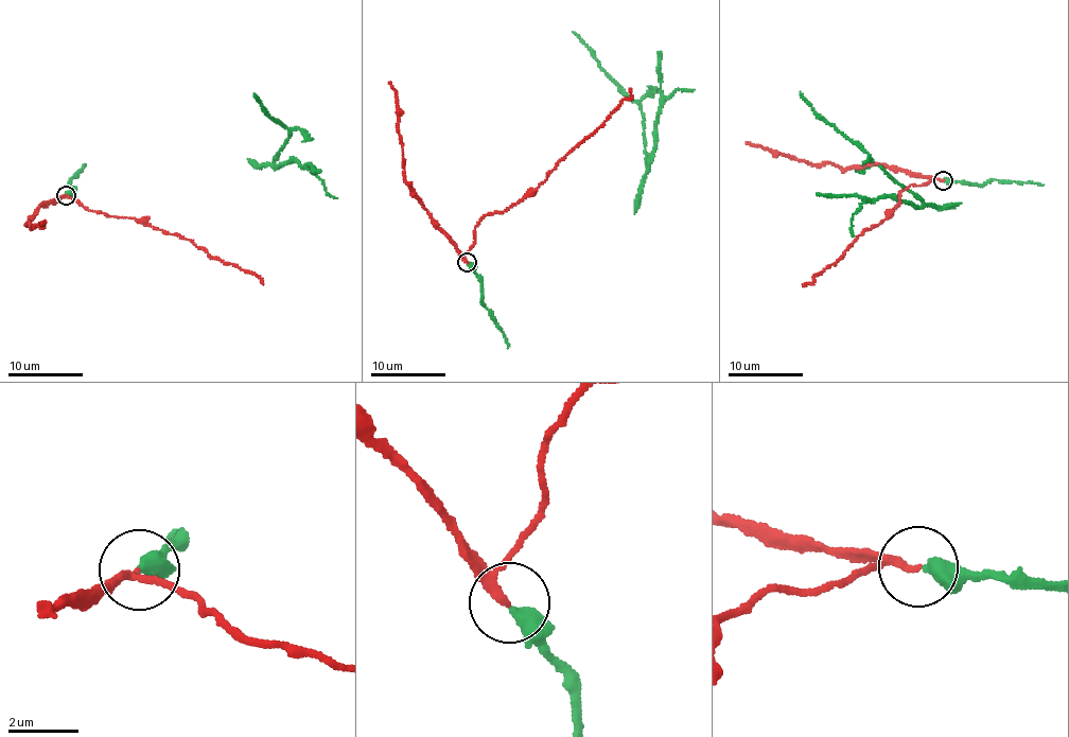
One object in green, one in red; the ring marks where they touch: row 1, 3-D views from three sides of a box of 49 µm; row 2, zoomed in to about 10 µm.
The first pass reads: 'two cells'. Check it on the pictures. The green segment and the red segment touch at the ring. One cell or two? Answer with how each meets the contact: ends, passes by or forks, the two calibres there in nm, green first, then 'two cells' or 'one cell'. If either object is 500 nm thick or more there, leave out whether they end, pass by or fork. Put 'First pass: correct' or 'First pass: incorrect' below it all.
green ends; red passes by; calibres 440 and 140 nm; one cell
First pass: incorrect

